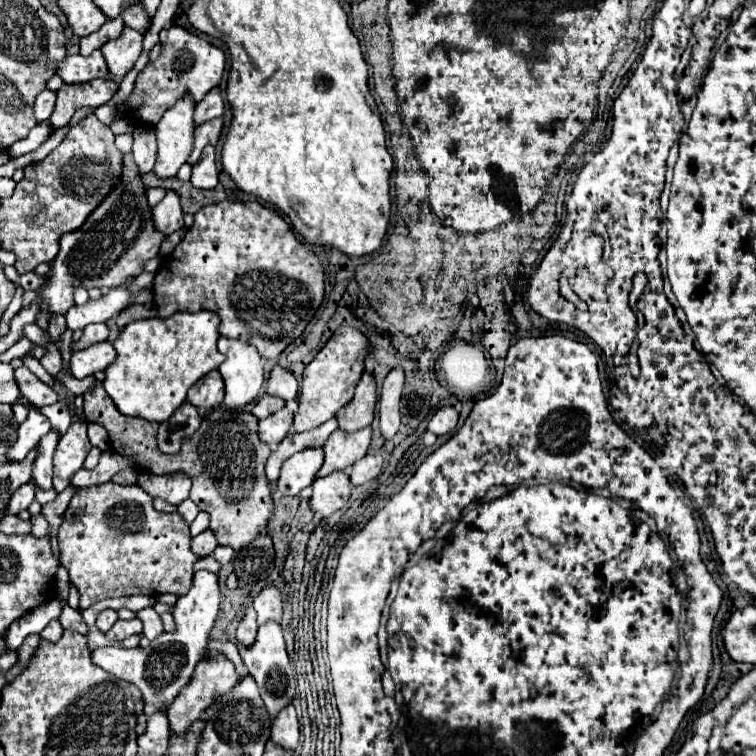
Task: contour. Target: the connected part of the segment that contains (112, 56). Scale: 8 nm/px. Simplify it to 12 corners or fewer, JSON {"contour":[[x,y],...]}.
{"contour":[[123,29],[101,53],[115,79],[133,69],[143,51],[143,33]]}

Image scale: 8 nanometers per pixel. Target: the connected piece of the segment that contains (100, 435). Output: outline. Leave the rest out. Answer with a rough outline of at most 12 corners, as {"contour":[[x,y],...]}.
{"contour":[[89,422],[93,447],[109,447],[105,427]]}

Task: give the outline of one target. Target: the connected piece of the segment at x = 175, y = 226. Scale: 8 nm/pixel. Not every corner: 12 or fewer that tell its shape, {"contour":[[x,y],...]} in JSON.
{"contour":[[173,191],[153,209],[163,235],[183,227],[181,203]]}

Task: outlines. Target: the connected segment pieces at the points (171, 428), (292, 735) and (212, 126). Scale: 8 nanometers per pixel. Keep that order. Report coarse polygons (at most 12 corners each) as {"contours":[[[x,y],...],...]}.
{"contours":[[[185,401],[159,425],[157,443],[177,453],[183,439],[197,431],[201,413]],[[293,703],[273,719],[271,741],[295,749],[299,721]],[[211,119],[195,129],[189,165],[195,165],[203,147],[217,143],[223,119]]]}

